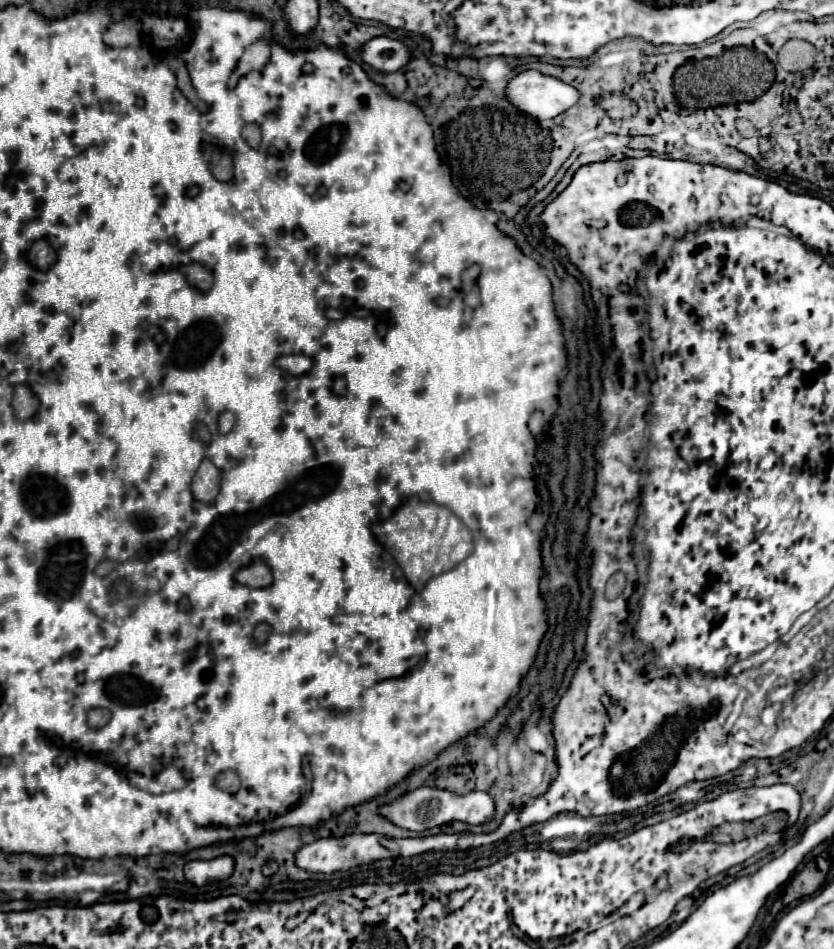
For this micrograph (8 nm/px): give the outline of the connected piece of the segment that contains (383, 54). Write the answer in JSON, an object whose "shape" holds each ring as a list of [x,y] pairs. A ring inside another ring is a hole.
{"shape":[[[376,37],[362,47],[362,59],[376,71],[392,73],[410,63],[410,49],[404,41],[390,37]]]}

